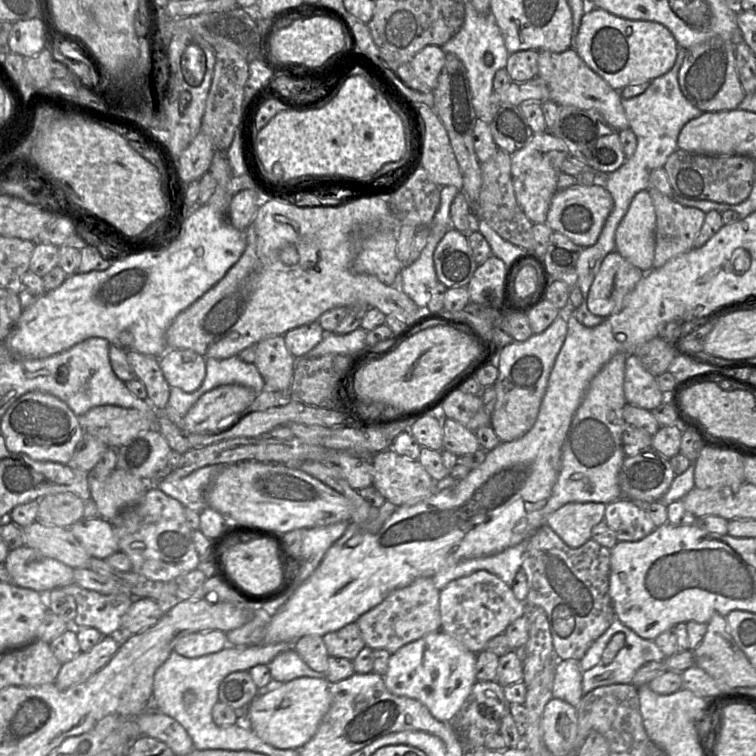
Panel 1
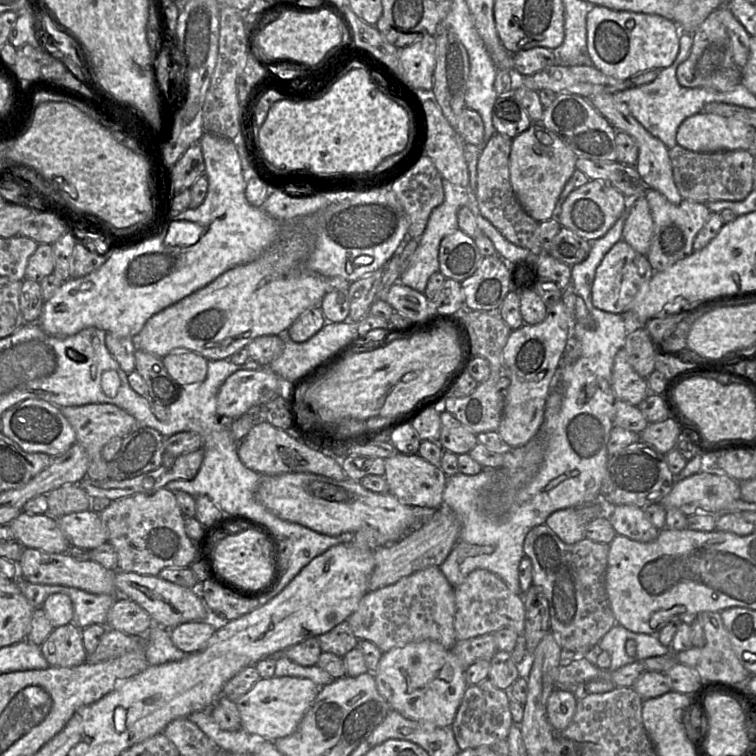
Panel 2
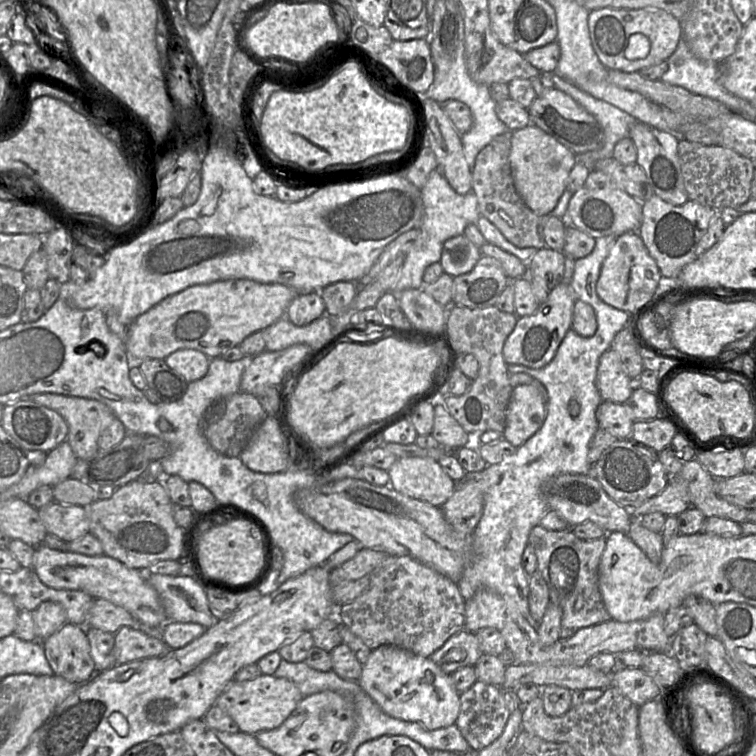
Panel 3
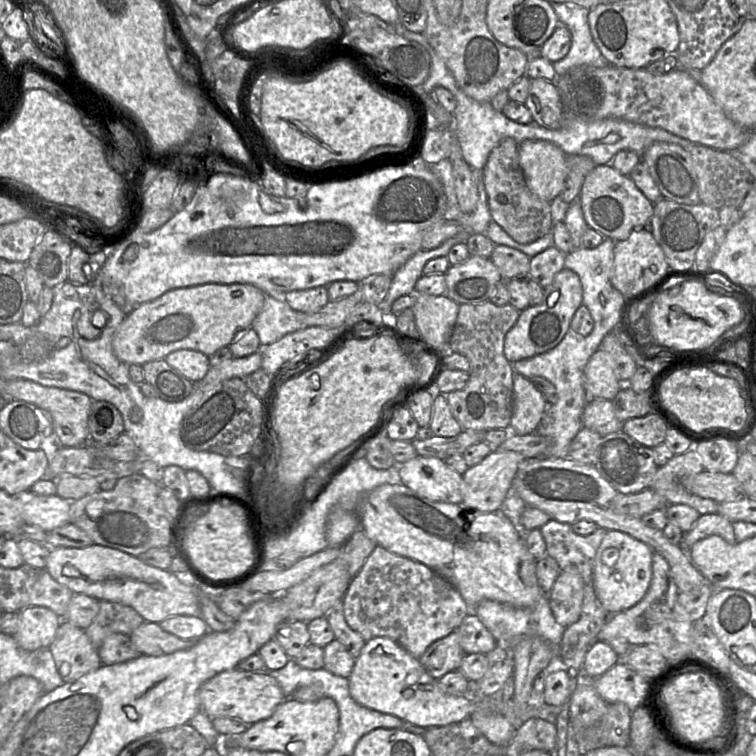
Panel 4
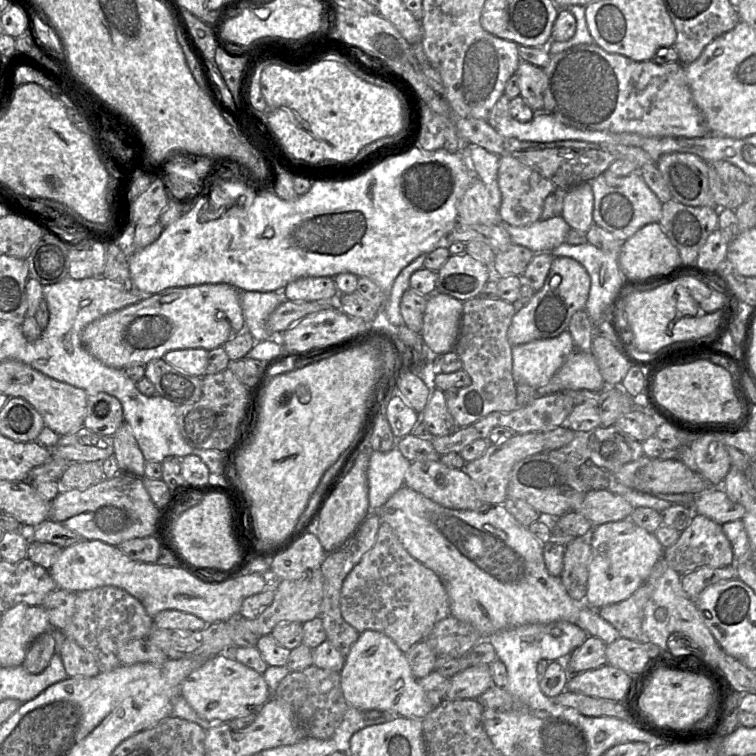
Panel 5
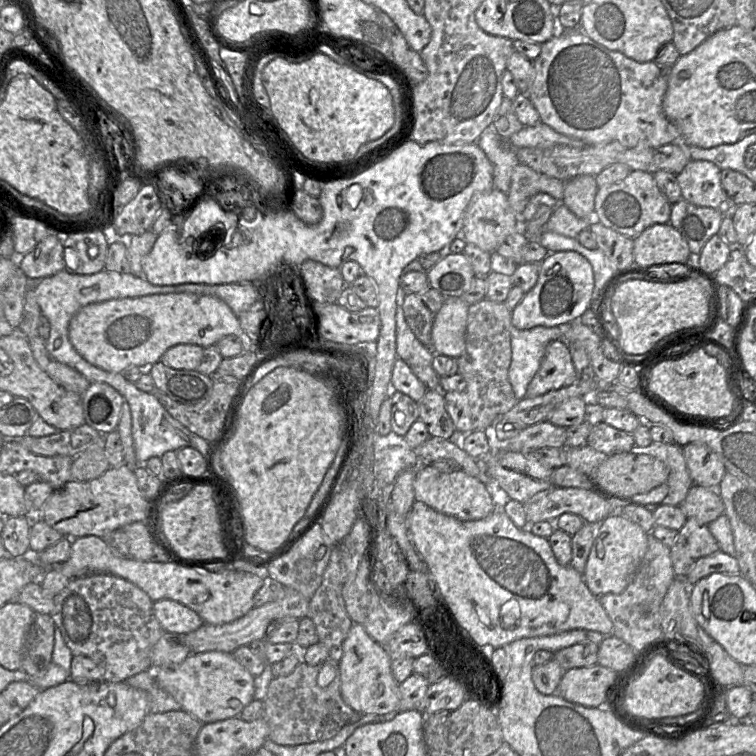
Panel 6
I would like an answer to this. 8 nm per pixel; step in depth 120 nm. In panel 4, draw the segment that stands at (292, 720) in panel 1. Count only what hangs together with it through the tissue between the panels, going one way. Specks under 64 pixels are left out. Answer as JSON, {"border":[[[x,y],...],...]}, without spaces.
{"border":[[[232,669],[220,672],[204,682],[198,690],[201,710],[210,718],[231,717],[251,725],[269,718],[285,700],[278,682],[268,673]]]}

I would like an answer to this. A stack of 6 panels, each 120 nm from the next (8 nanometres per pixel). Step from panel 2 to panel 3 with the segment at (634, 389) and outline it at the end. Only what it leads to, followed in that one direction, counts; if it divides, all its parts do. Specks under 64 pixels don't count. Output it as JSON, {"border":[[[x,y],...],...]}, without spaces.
{"border":[[[610,348],[600,357],[596,385],[602,401],[623,404],[637,387],[637,379],[626,374],[618,353]]]}

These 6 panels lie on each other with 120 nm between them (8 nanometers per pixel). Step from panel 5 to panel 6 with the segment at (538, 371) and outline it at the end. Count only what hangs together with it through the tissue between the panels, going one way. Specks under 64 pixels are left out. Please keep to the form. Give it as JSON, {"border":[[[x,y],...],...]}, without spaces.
{"border":[[[511,325],[512,361],[508,379],[518,401],[526,397],[527,387],[540,367],[546,347],[554,340],[565,343],[559,326],[520,330]]]}

